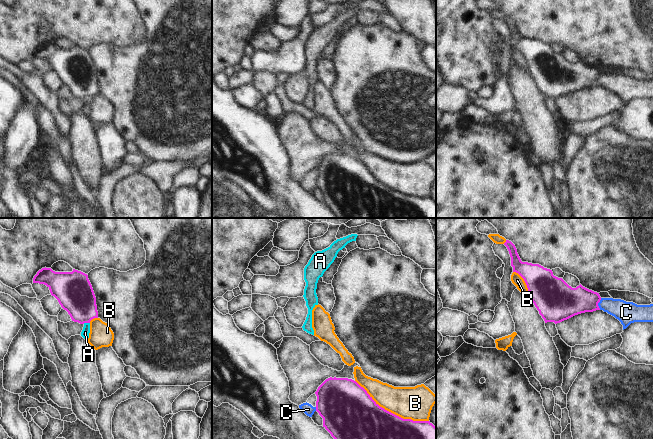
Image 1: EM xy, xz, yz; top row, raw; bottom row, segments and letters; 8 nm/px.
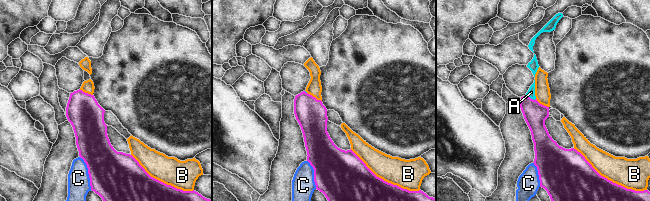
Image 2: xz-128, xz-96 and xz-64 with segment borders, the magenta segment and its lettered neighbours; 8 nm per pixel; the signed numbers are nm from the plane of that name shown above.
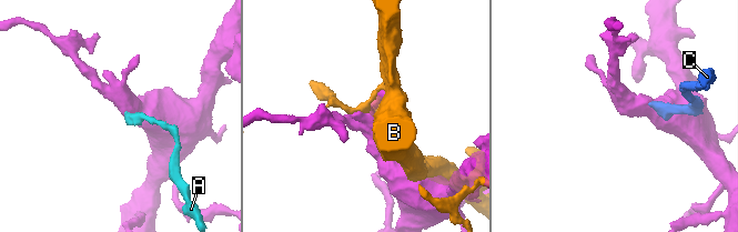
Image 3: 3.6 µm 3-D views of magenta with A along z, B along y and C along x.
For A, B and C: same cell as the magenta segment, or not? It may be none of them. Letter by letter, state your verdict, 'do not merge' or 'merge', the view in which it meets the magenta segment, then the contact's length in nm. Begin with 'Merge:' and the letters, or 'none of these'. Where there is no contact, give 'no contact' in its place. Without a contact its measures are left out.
Merge: none of these
A: do not merge | xy | 60 nm
B: do not merge | xz | 700 nm
C: do not merge | yz | 100 nm

